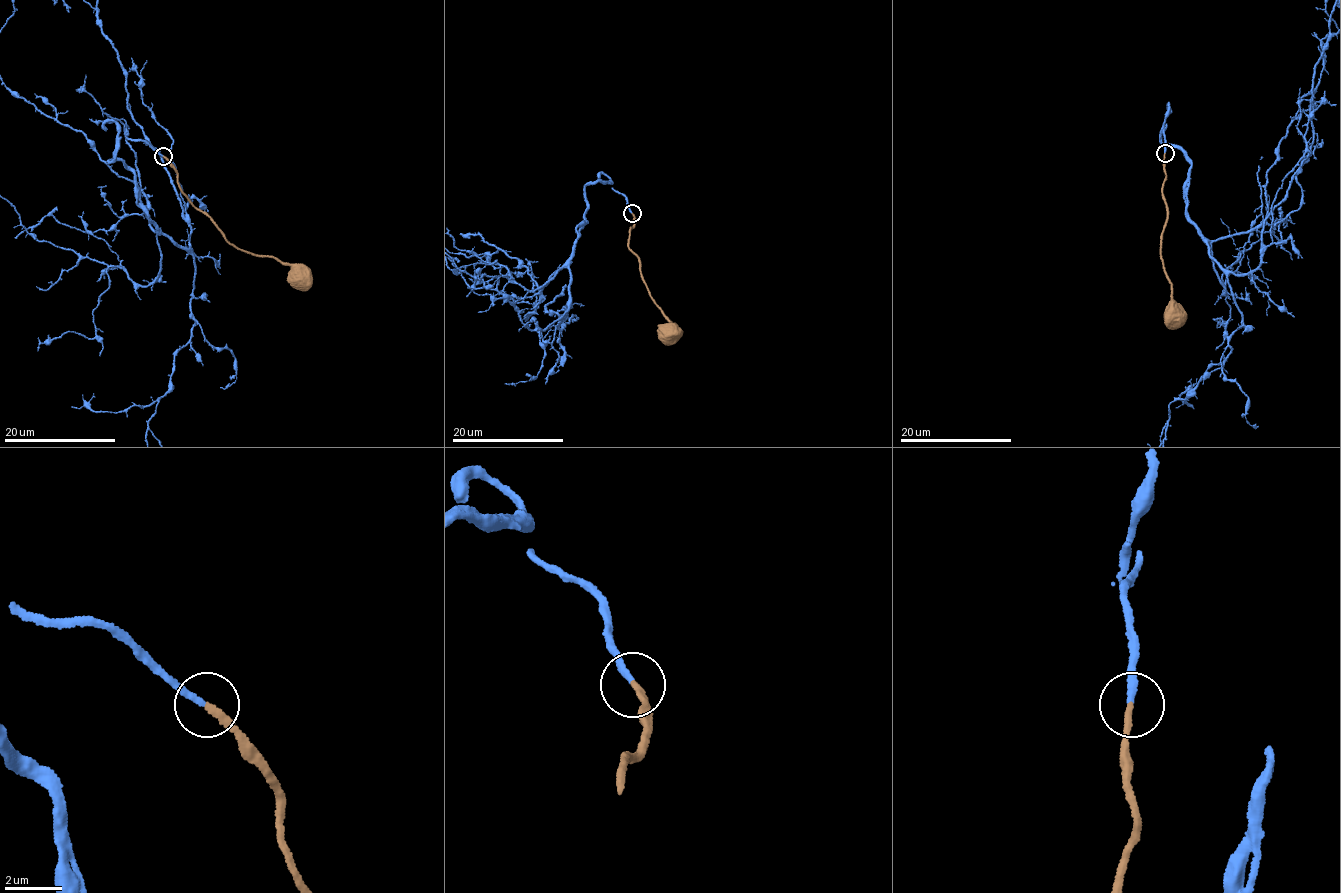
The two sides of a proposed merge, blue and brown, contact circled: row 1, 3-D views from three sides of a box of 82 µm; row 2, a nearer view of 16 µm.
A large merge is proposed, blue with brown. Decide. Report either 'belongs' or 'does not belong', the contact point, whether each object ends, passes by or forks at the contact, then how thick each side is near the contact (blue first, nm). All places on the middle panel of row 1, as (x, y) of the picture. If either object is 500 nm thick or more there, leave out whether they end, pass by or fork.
belongs; at (632, 213); blue ends there; brown ends there; 240 nm thick on the blue side, 240 nm on the other

